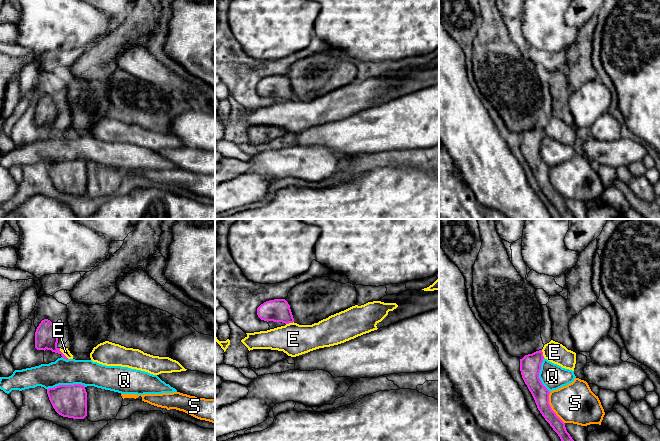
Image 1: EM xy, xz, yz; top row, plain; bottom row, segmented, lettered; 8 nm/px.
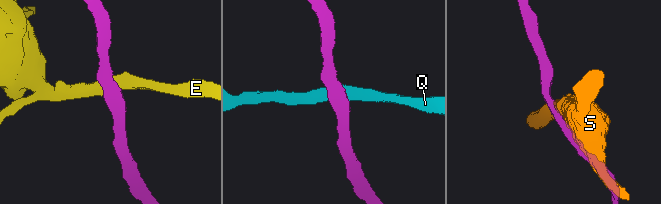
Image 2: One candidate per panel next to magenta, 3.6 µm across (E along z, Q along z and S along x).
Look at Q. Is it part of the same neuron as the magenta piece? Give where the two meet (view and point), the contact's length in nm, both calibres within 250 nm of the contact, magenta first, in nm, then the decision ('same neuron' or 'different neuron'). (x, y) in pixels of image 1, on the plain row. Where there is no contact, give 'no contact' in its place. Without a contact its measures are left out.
meets magenta in xy at (66, 161); contact 320 nm long; 260 nm thick on the magenta side, 200 nm on the other; different neuron

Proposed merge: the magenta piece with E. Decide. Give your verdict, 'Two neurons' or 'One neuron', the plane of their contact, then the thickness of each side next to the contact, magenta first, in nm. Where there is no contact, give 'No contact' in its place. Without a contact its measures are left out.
Two neurons. Touches magenta in xy. Thickness 180 nm (magenta) against 60 nm

